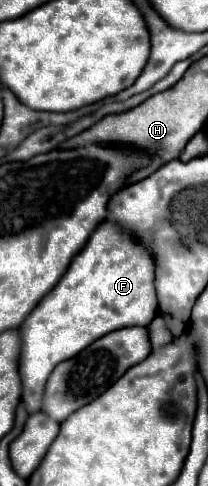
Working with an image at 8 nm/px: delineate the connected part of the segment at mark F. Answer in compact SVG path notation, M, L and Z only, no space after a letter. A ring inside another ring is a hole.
M102 222L88 238L88 244L72 258L68 272L18 326L22 380L22 404L28 414L40 410L44 384L52 368L76 356L100 336L116 328L148 326L156 316L154 262L150 252L122 234L112 222Z

